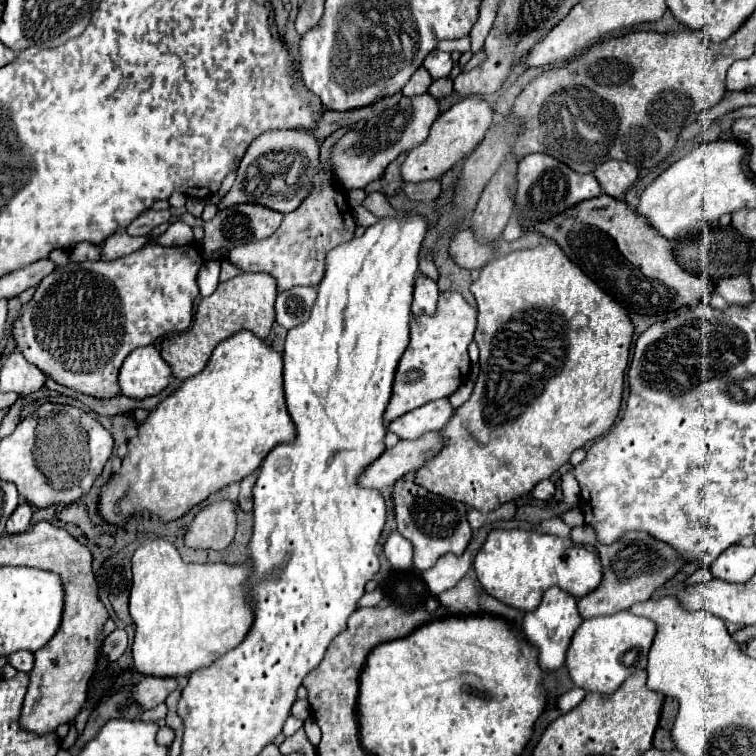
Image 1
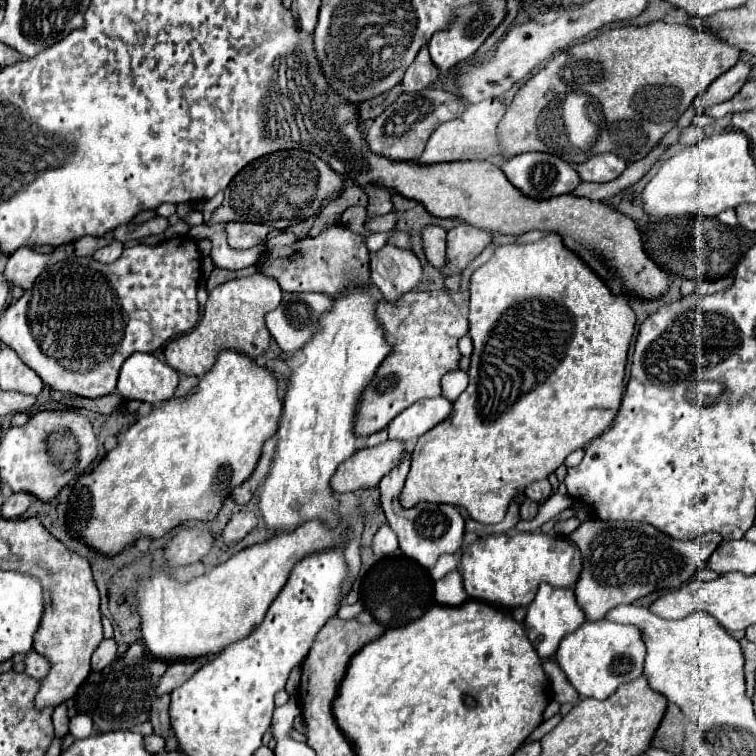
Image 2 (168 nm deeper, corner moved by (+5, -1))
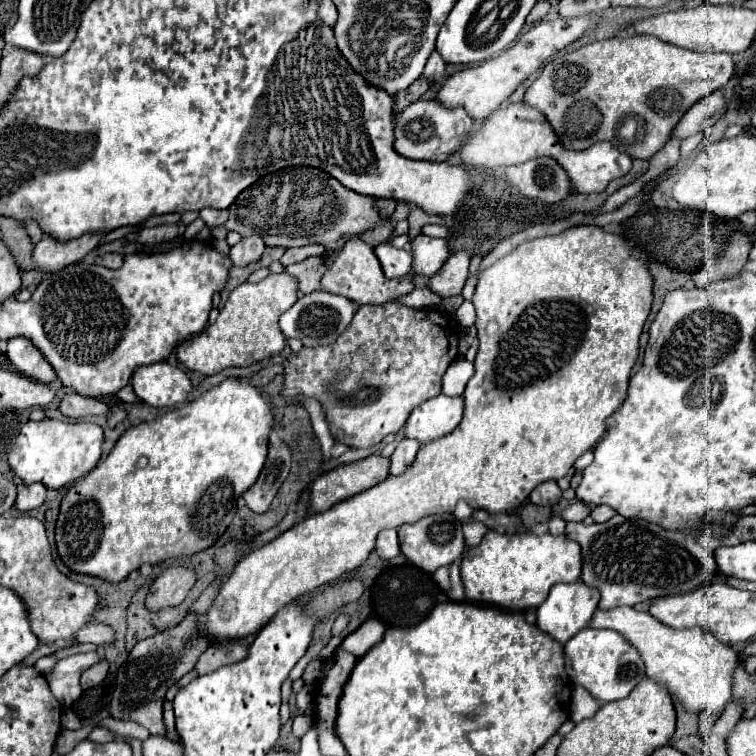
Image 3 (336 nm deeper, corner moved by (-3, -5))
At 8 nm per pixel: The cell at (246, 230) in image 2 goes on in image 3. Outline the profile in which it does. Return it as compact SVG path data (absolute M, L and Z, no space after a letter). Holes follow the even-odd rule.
M242 237L240 243L236 243L232 249L230 249L230 259L234 265L248 265L248 263L254 263L260 259L260 255L264 253L264 241L260 237Z

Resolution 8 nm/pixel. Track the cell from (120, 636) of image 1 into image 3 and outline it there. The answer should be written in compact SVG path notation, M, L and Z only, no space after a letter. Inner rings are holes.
M102 659L102 661L98 661L96 665L92 665L90 669L86 669L82 673L82 679L80 679L82 689L90 689L90 687L100 685L106 679L106 675L108 675L108 661Z

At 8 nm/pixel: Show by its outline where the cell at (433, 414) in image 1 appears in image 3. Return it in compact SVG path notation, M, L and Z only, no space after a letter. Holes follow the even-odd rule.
M436 395L410 413L404 425L404 437L416 439L418 443L428 443L438 437L444 437L458 427L458 423L462 421L462 411L462 397Z

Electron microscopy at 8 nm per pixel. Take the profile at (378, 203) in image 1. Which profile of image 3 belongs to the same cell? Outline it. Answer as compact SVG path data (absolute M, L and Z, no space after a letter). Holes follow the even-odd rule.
M286 167L268 173L236 197L228 207L230 217L224 227L228 231L238 231L242 237L258 235L266 245L300 247L320 243L326 249L338 249L348 235L368 229L368 213L362 213L360 207L368 205L368 197L348 191L342 183L330 179L332 175L316 167Z

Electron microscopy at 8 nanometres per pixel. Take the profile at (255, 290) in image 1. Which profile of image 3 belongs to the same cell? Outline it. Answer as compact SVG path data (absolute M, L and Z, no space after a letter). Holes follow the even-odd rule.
M272 273L260 283L238 285L230 293L218 319L200 335L186 339L176 349L178 361L186 365L190 371L208 377L228 367L250 367L258 361L278 355L286 345L286 339L278 327L278 317L296 303L296 291L296 279L286 273Z

